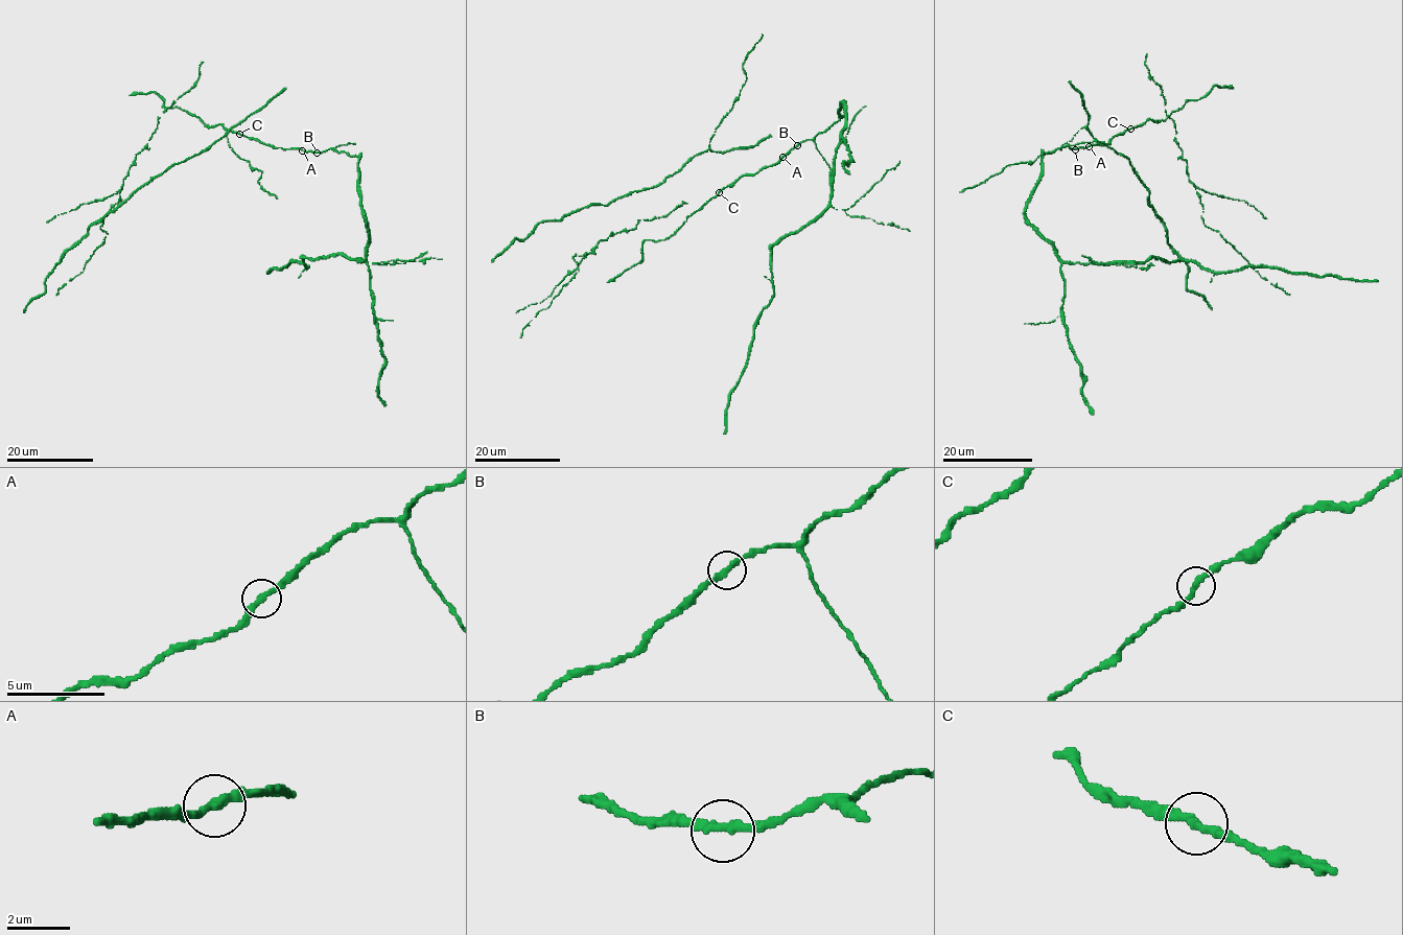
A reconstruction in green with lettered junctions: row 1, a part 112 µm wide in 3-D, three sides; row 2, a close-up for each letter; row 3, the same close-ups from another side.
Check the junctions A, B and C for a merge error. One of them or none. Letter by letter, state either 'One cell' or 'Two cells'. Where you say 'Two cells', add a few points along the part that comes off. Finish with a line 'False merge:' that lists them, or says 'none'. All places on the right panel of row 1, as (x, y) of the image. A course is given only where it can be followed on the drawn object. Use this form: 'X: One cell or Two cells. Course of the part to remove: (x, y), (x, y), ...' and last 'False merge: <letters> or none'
A: One cell
B: One cell
C: One cell
False merge: none

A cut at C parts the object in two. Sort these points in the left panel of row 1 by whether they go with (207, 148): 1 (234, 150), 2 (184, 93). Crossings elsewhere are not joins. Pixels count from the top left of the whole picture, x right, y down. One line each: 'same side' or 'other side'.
1: same side
2: same side

